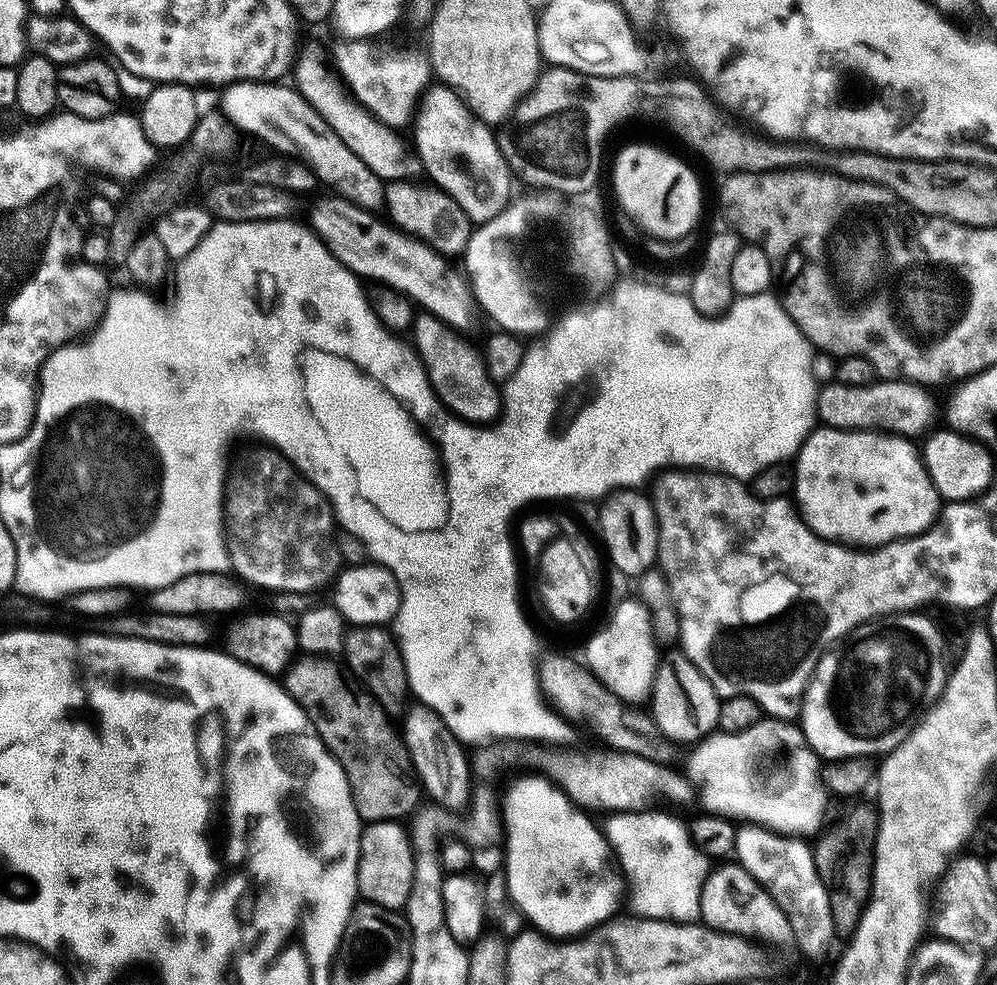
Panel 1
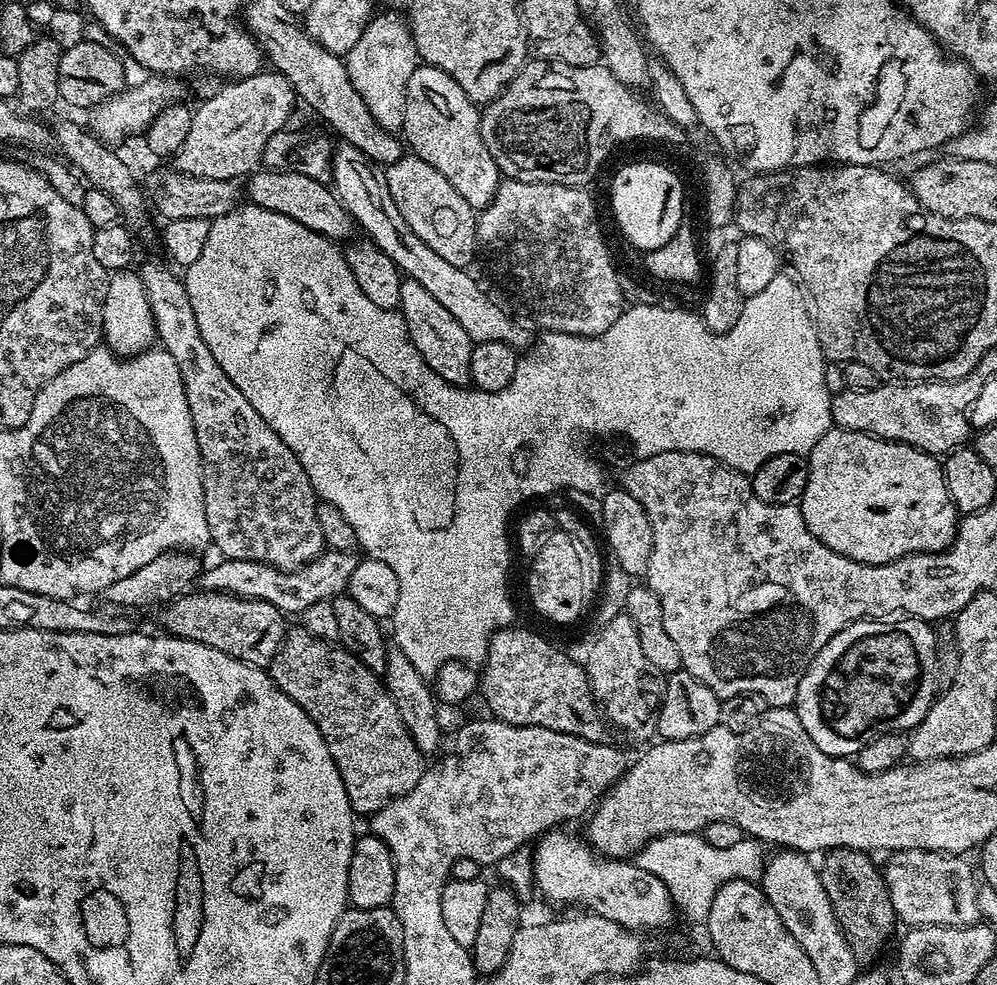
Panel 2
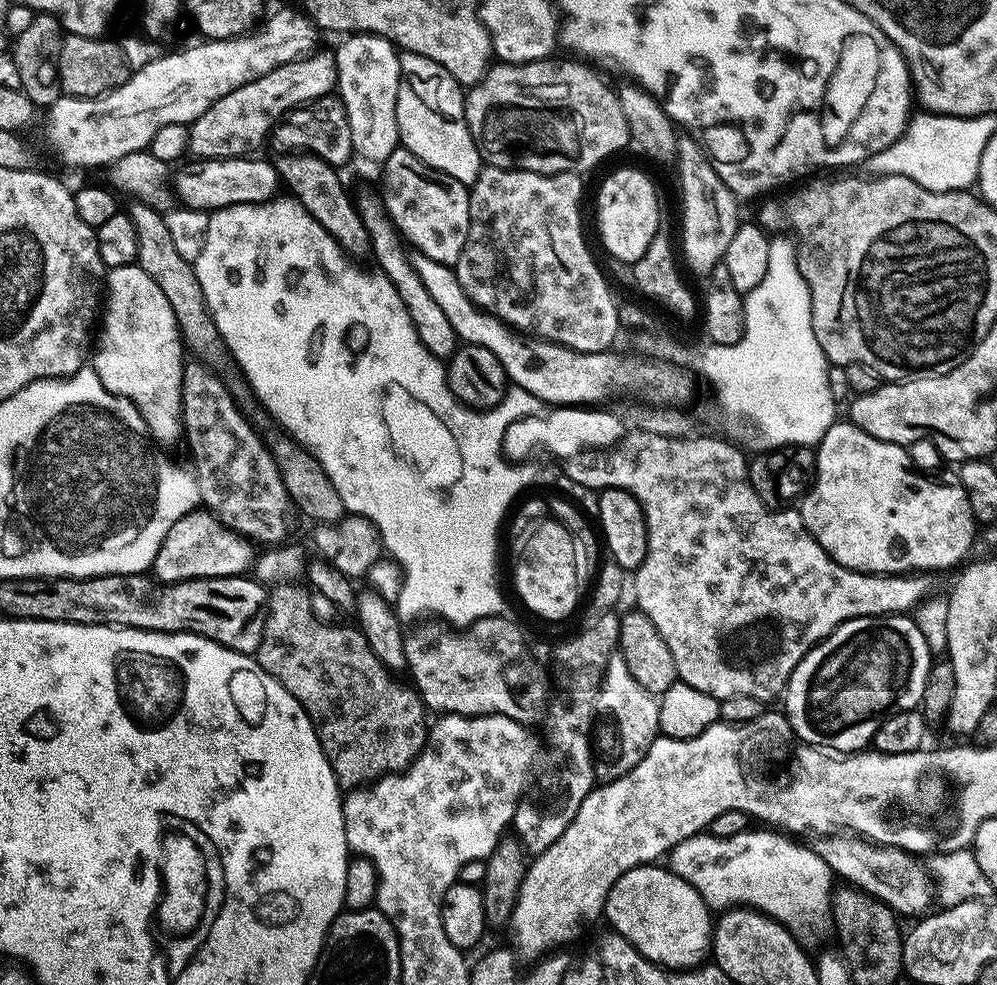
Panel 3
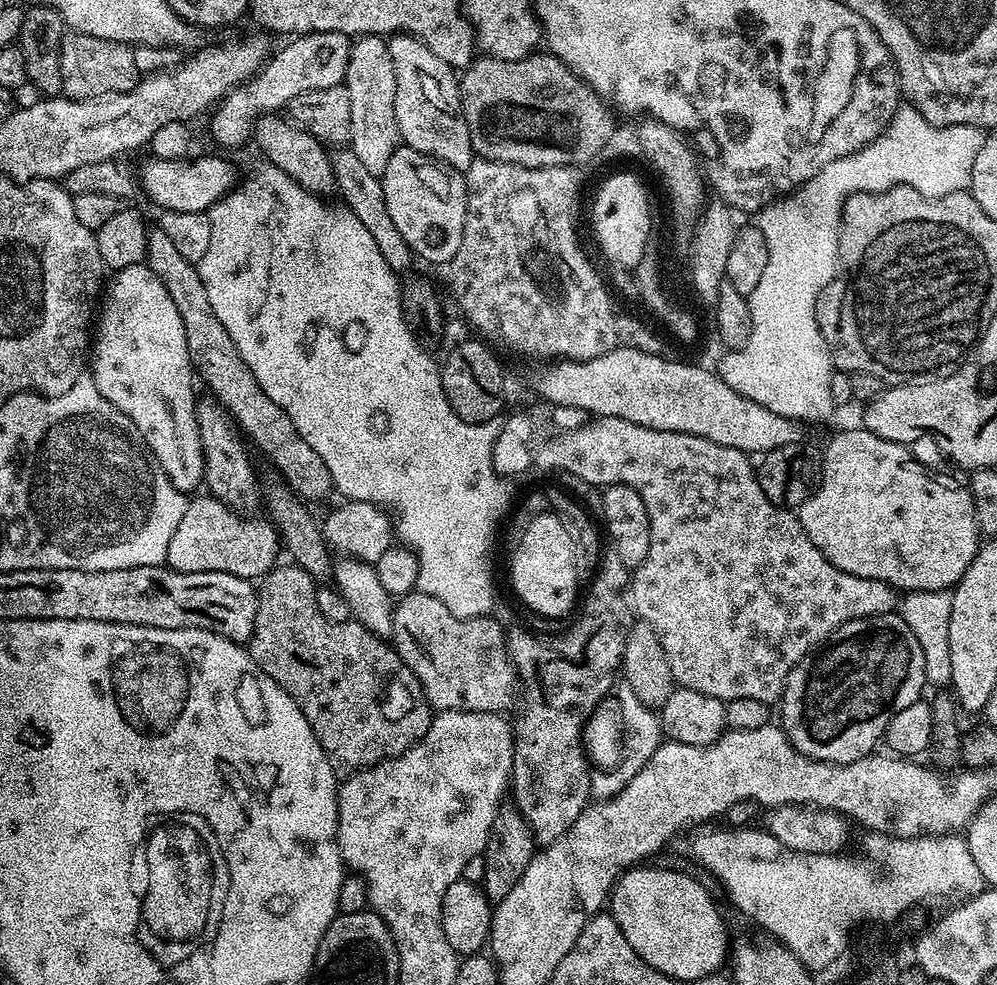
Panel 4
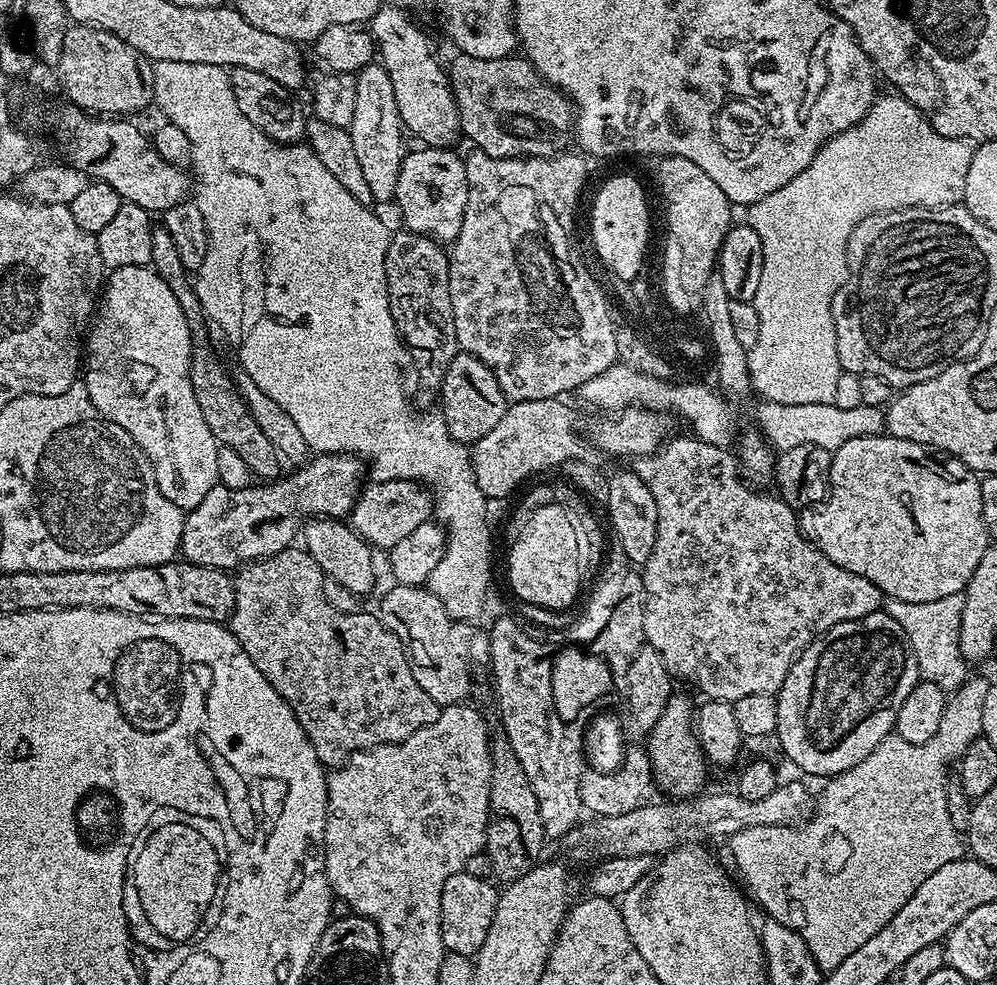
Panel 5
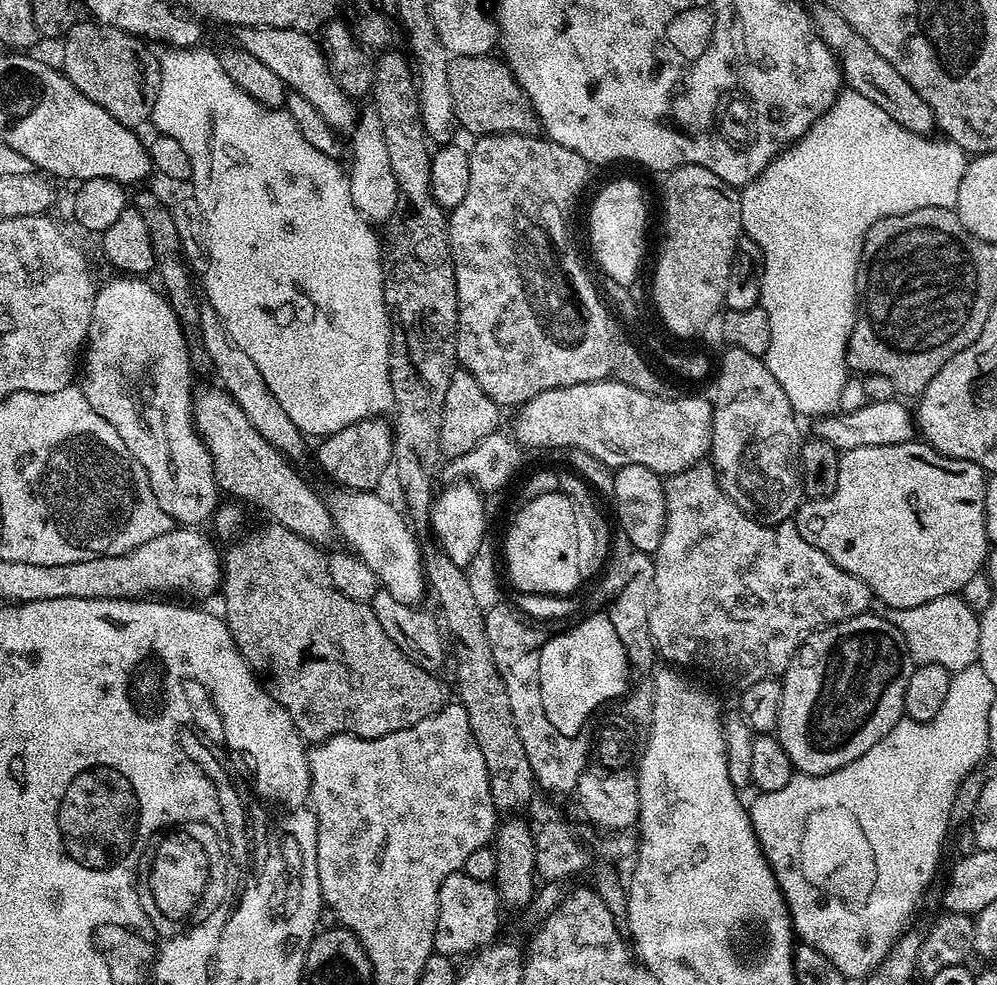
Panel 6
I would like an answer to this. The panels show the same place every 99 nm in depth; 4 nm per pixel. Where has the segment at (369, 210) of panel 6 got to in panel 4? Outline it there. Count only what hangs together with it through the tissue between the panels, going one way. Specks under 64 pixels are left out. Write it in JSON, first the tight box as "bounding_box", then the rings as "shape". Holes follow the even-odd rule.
{"bounding_box":[344,37,400,177],"shape":[[[359,37],[353,43],[344,85],[350,94],[351,104],[349,145],[368,172],[379,177],[385,172],[392,153],[400,144],[397,116],[394,114],[397,80],[394,78],[393,59],[390,58],[387,41],[383,37]]]}

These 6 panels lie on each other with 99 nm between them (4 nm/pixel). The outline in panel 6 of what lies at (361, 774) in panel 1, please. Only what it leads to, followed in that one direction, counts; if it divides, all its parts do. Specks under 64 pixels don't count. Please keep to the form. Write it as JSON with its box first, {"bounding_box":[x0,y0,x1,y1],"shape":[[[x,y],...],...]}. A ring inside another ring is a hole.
{"bounding_box":[222,522,450,746],"shape":[[[268,522],[265,528],[254,529],[249,536],[242,537],[228,553],[226,551],[223,553],[222,593],[224,592],[224,612],[222,611],[222,619],[228,625],[230,634],[238,646],[242,658],[256,673],[257,680],[271,694],[274,702],[278,702],[278,706],[282,706],[286,710],[286,714],[290,714],[301,740],[312,746],[347,732],[351,736],[361,736],[367,740],[382,738],[386,734],[406,730],[410,726],[422,722],[422,718],[437,716],[450,700],[443,682],[436,677],[439,675],[433,674],[423,664],[413,660],[393,642],[390,634],[386,634],[386,630],[382,630],[382,626],[378,626],[378,618],[374,614],[371,603],[354,602],[333,586],[328,569],[328,556],[320,552],[323,551],[317,545],[298,534],[294,534],[294,530],[284,528],[275,522]]]}

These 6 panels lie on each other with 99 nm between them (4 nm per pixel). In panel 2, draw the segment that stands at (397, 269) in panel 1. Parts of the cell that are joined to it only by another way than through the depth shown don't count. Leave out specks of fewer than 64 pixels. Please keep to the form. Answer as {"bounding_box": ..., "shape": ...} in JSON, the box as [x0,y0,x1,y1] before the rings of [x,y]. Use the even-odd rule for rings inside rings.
{"bounding_box":[246,170,354,242],"shape":[[[256,170],[247,177],[246,183],[246,196],[248,192],[247,199],[251,203],[278,214],[286,214],[286,218],[302,222],[302,226],[322,234],[327,240],[341,242],[354,232],[352,215],[344,209],[335,191],[322,182],[314,182],[314,178],[306,178],[306,174],[287,170]]]}

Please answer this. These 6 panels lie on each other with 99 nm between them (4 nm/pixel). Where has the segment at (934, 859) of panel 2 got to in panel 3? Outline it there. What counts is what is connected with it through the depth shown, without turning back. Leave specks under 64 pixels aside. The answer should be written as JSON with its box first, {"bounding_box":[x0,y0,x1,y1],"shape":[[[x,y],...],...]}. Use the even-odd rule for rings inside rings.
{"bounding_box":[814,834,934,918],"shape":[[[833,834],[822,836],[815,841],[814,850],[822,862],[841,881],[847,882],[855,888],[869,892],[878,898],[887,908],[891,908],[897,917],[912,916],[920,918],[933,907],[934,879],[931,871],[919,864],[917,857],[910,852],[903,852],[900,848],[885,848],[882,844],[874,844],[871,840],[855,834]]]}

